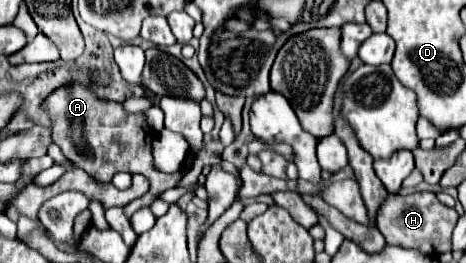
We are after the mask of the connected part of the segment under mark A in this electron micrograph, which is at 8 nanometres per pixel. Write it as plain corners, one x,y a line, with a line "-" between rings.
71,83
55,89
43,103
41,109
47,111
51,119
51,139
61,147
63,155
75,165
87,171
91,177
103,183
111,182
118,172
139,173
149,179
149,191
124,207
128,219
141,207
151,203
165,189
177,187
183,179
183,171
161,173
153,163
151,127
145,123
142,113
127,114
121,103
101,99
91,87
81,83

